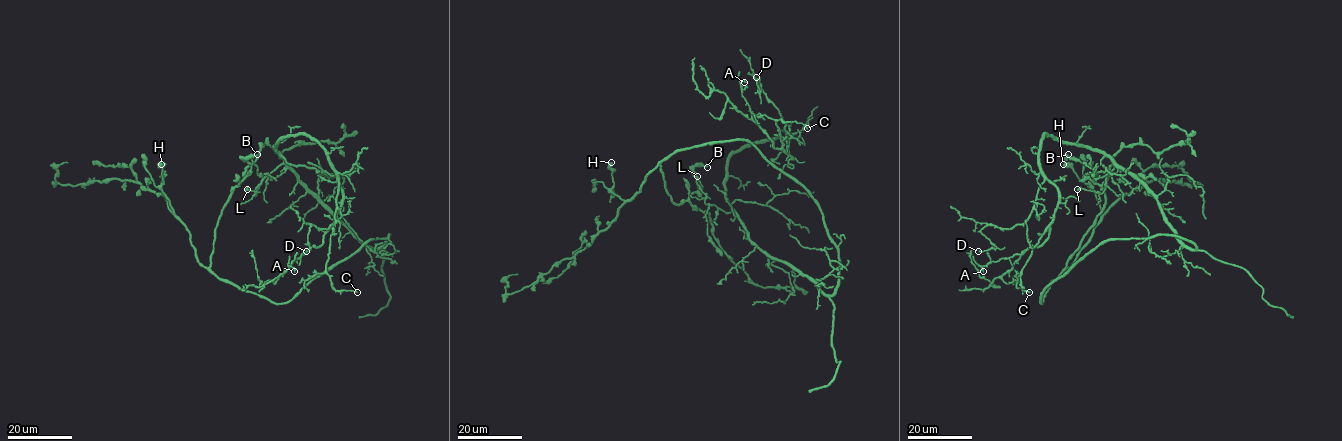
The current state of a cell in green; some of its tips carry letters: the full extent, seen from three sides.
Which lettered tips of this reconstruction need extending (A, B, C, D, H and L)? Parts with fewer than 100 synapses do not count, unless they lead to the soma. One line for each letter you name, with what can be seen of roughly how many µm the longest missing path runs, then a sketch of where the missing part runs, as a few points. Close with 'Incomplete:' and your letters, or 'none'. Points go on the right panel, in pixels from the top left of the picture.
Incomplete: none

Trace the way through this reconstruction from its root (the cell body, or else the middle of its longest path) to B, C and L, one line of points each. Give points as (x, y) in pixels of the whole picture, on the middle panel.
B: (838, 259), (818, 202), (744, 140), (668, 155), (660, 171), (676, 204), (701, 189), (693, 168), (707, 167)
C: (838, 259), (827, 295), (767, 256), (726, 198), (734, 153), (782, 138), (792, 158), (776, 120), (807, 128)
L: (838, 259), (838, 284), (827, 295), (794, 268), (767, 256), (733, 212), (706, 204), (697, 176)

